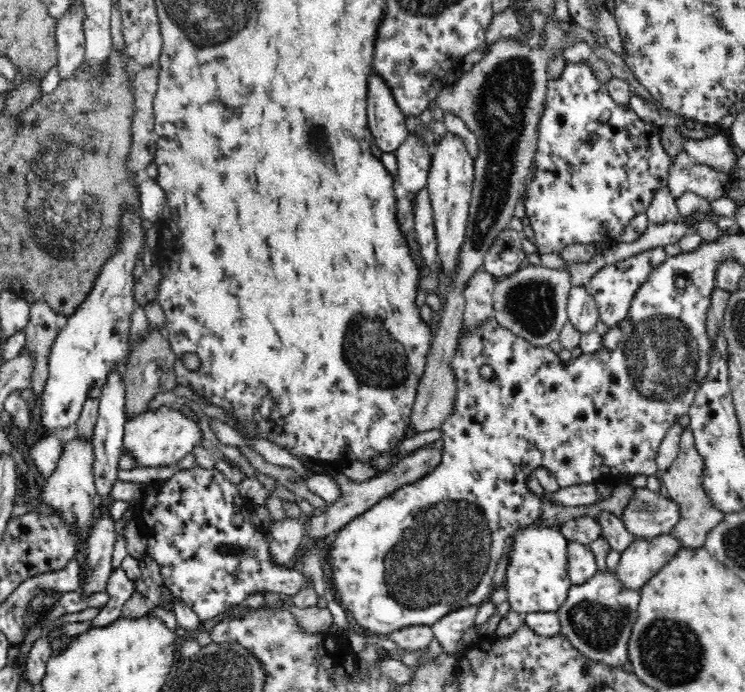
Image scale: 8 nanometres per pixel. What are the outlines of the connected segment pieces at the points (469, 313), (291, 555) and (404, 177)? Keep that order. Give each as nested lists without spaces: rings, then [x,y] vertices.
[[[478,268],[466,282],[464,298],[464,330],[494,316],[494,290],[498,278],[484,268]]]
[[[284,518],[270,522],[268,542],[272,544],[270,554],[276,566],[296,568],[296,558],[302,538],[306,538],[306,528],[298,518]]]
[[[420,134],[412,136],[396,150],[398,160],[398,182],[410,192],[418,192],[428,186],[432,168],[432,146],[424,142]]]

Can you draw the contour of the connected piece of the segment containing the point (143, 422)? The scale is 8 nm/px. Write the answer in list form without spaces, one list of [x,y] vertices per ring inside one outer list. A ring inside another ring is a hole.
[[[160,406],[154,412],[144,412],[132,420],[126,422],[124,430],[124,450],[128,454],[134,454],[140,468],[168,468],[176,466],[180,460],[184,460],[188,454],[194,454],[196,448],[202,448],[202,430],[200,420],[194,416],[194,412],[184,410],[182,406],[170,408]]]

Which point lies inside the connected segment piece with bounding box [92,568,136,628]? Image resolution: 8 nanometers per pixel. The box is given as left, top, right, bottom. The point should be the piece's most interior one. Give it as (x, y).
(119, 587)

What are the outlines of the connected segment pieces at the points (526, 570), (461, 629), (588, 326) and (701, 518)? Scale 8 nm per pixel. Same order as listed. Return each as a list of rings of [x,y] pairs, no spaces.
[[[526,526],[512,534],[510,564],[506,570],[506,592],[512,612],[558,612],[560,604],[566,602],[572,586],[568,574],[568,538],[562,530],[546,526]]]
[[[468,606],[468,608],[456,608],[454,612],[448,612],[442,620],[438,620],[432,630],[434,636],[438,640],[438,644],[442,646],[442,654],[444,656],[456,656],[460,658],[462,654],[458,654],[458,644],[464,636],[464,632],[474,626],[476,622],[476,612],[480,606]]]
[[[586,286],[572,288],[568,298],[568,316],[580,332],[596,330],[596,324],[600,322],[600,308]]]
[[[690,428],[684,430],[682,434],[682,442],[680,442],[680,454],[676,456],[674,464],[664,472],[660,474],[660,480],[662,480],[662,492],[668,500],[672,500],[676,506],[678,506],[678,512],[680,512],[680,520],[676,522],[676,526],[670,530],[670,534],[680,542],[680,546],[684,548],[704,548],[706,546],[706,538],[708,538],[708,532],[720,524],[724,520],[726,514],[722,512],[716,512],[716,508],[712,506],[712,502],[706,498],[704,494],[704,488],[702,488],[702,468],[704,468],[704,460],[702,456],[698,454],[696,450],[696,440],[694,440],[694,434],[690,432]]]

